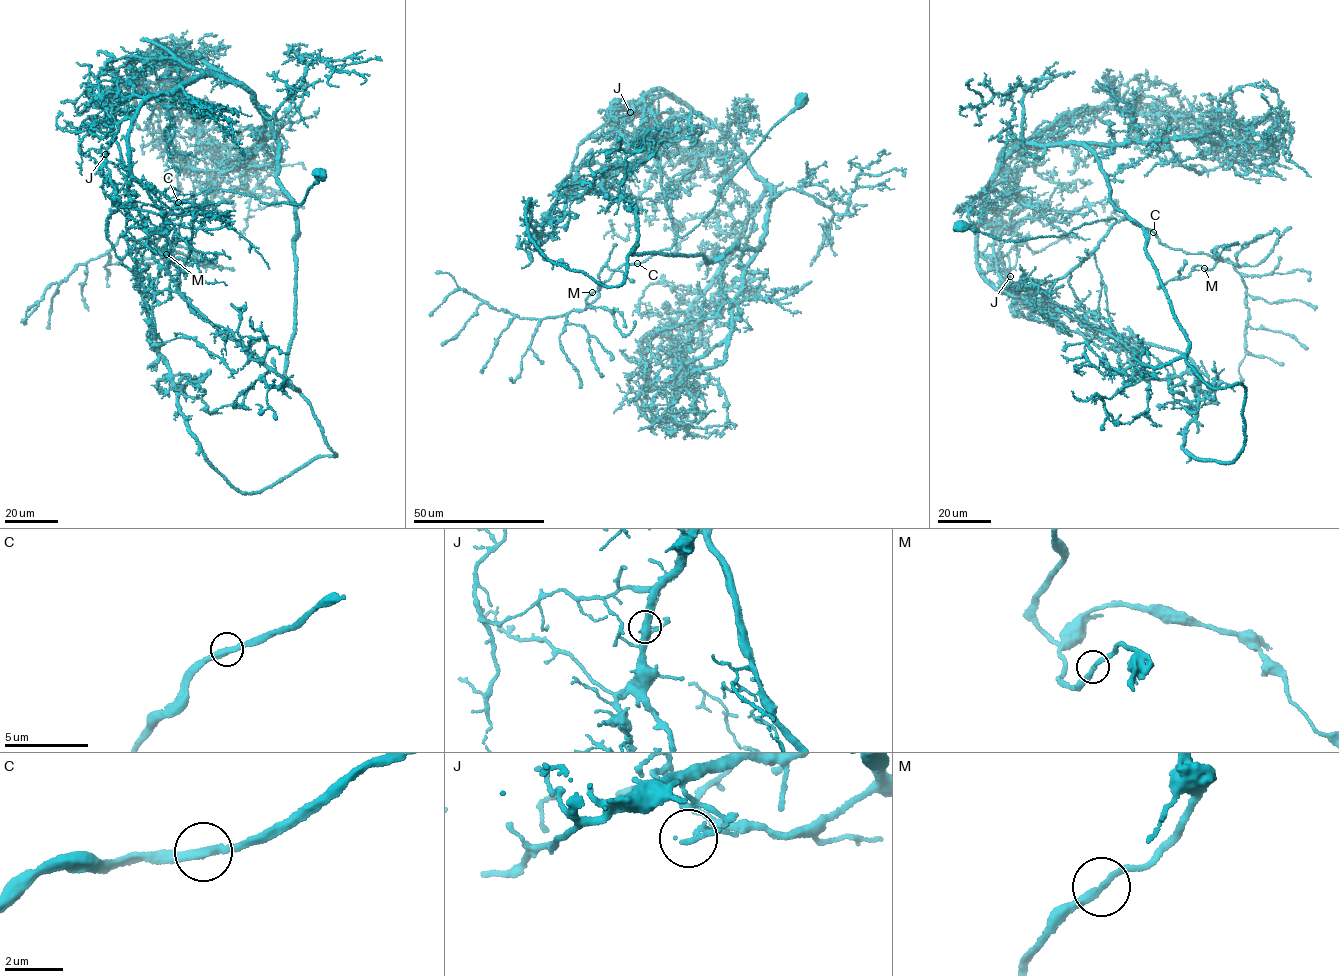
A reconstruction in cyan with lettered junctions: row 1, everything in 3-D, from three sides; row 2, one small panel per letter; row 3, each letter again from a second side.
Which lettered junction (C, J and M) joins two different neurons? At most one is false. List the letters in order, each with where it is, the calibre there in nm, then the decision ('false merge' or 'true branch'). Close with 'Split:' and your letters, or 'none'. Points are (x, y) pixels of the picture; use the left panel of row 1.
C: at (178, 202); 320 nm thick; true branch
J: at (105, 154); 130 nm thick; false merge
M: at (166, 254); 240 nm thick; true branch
Split: J

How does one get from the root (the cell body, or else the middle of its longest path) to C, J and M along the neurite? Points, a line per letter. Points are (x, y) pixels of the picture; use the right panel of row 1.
C: (960, 224), (1014, 241), (1058, 236), (1084, 224), (1112, 218), (1116, 222), (1127, 218), (1153, 232)
J: (960, 224), (1014, 241), (1116, 219), (1091, 254), (1046, 290), (1040, 307), (1023, 303), (1009, 276)
M: (960, 224), (1014, 241), (1127, 218), (1171, 248), (1217, 260), (1214, 267), (1203, 268)

